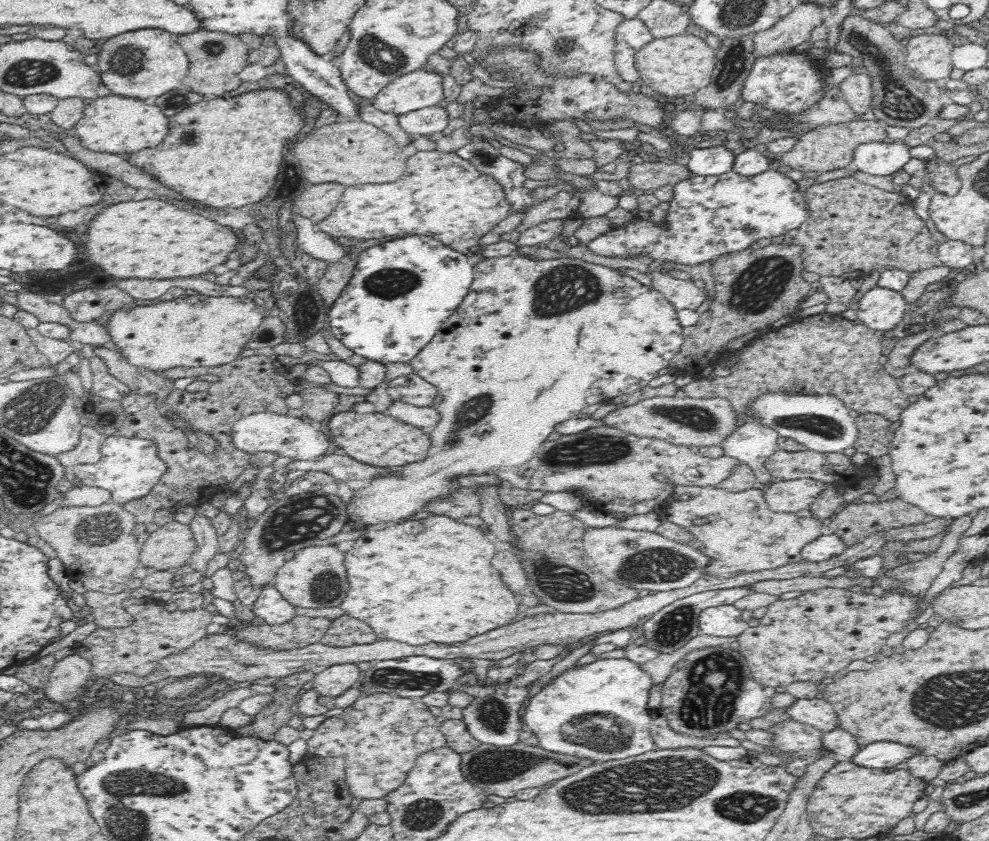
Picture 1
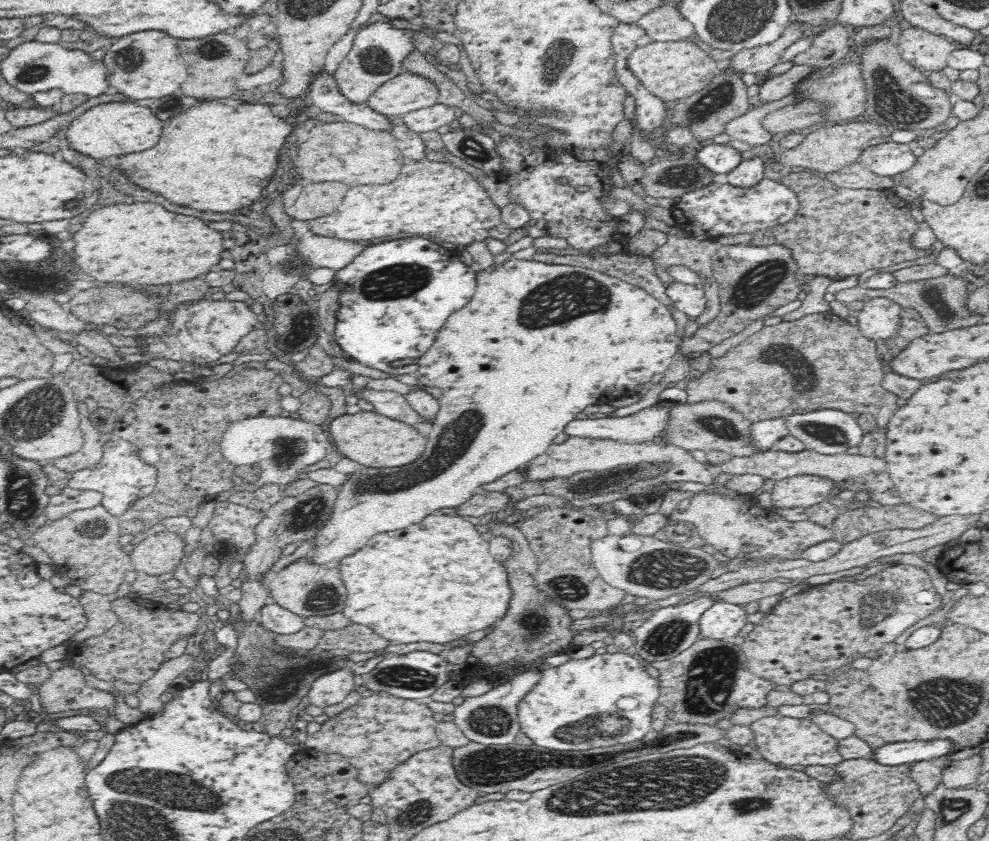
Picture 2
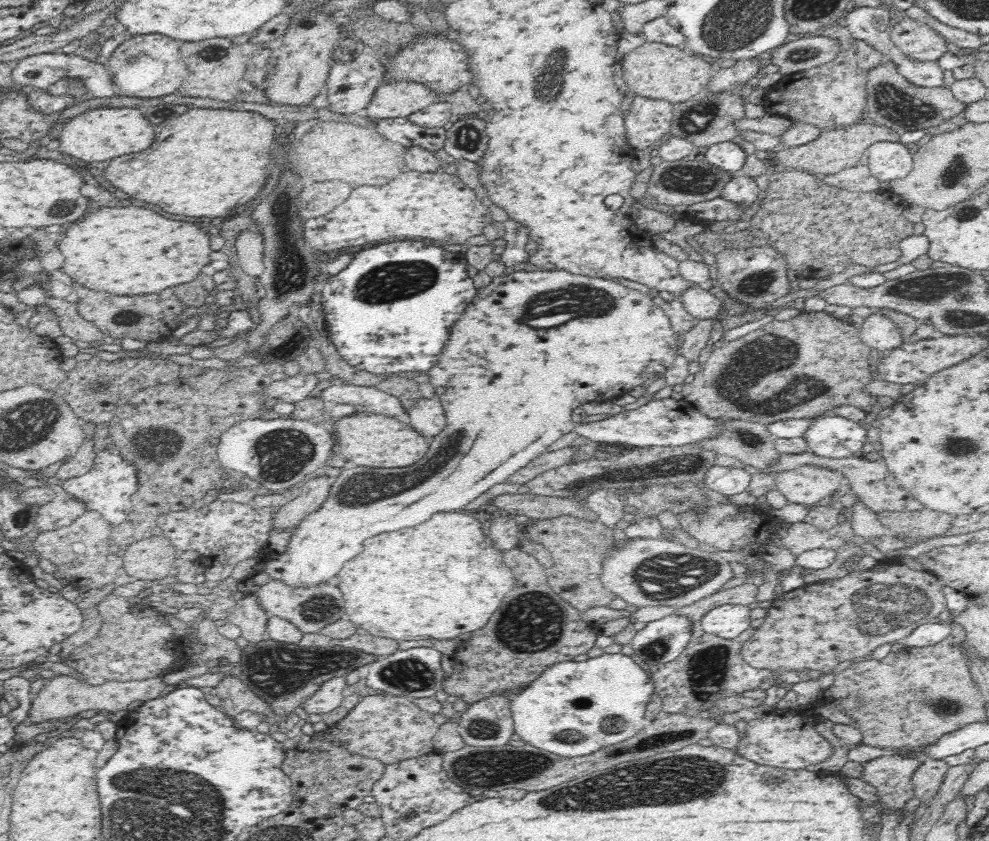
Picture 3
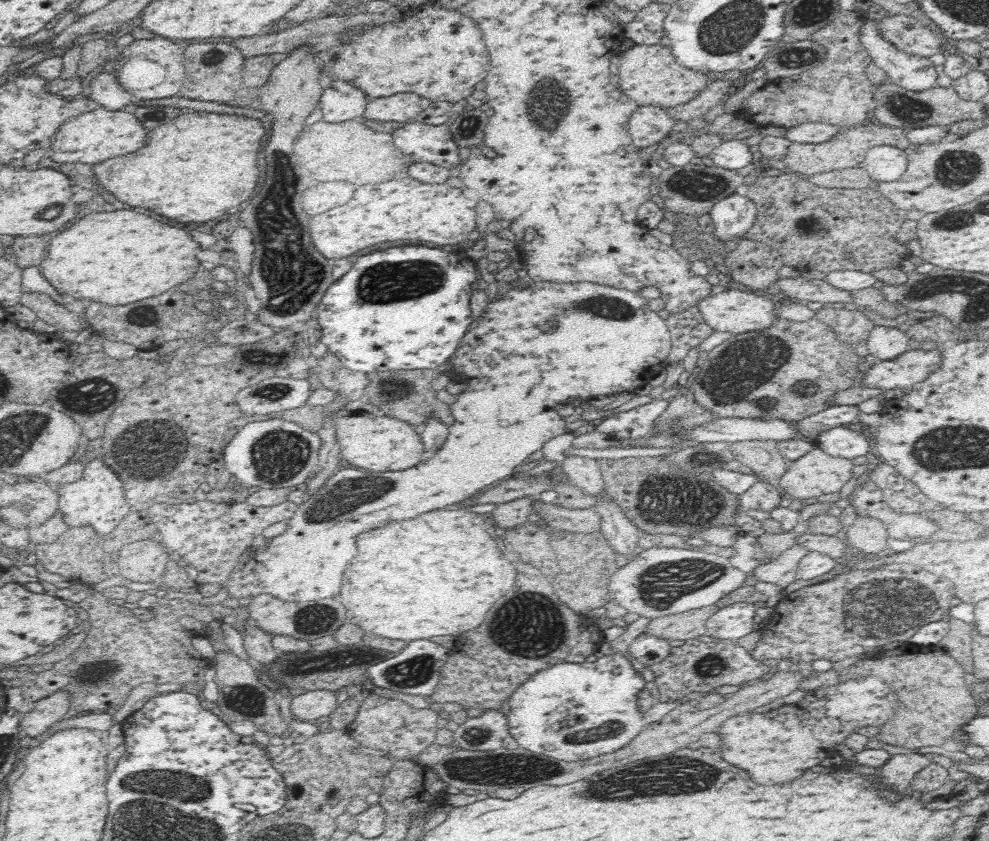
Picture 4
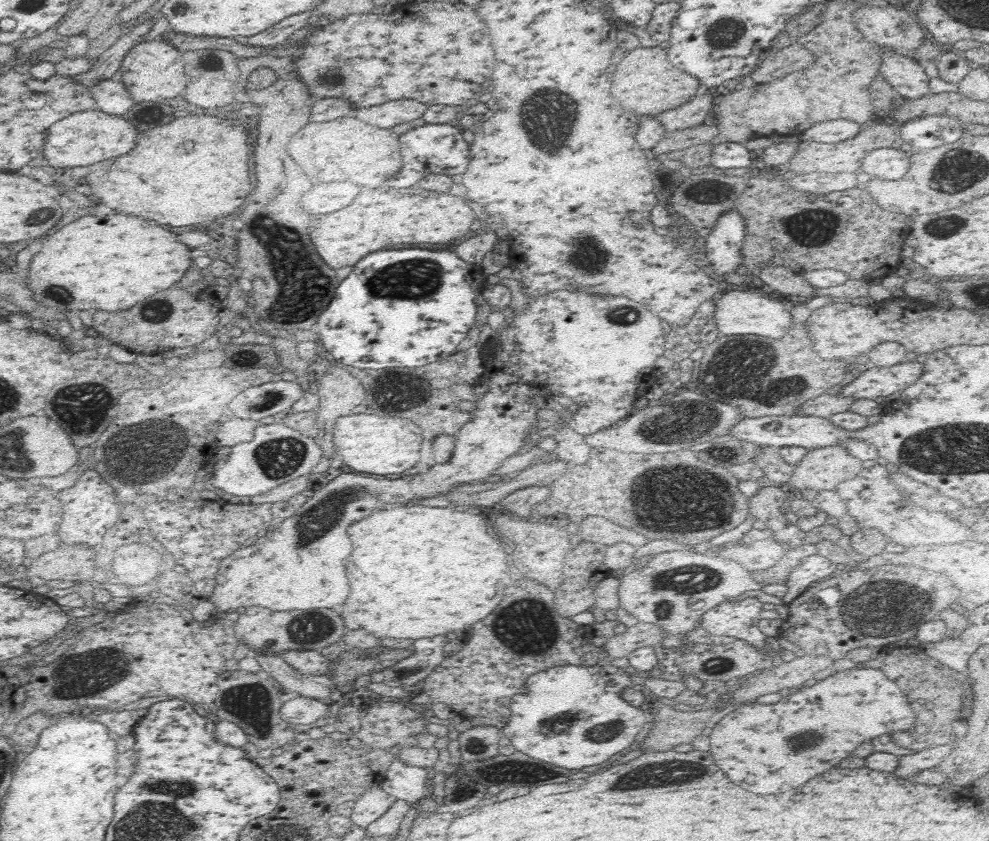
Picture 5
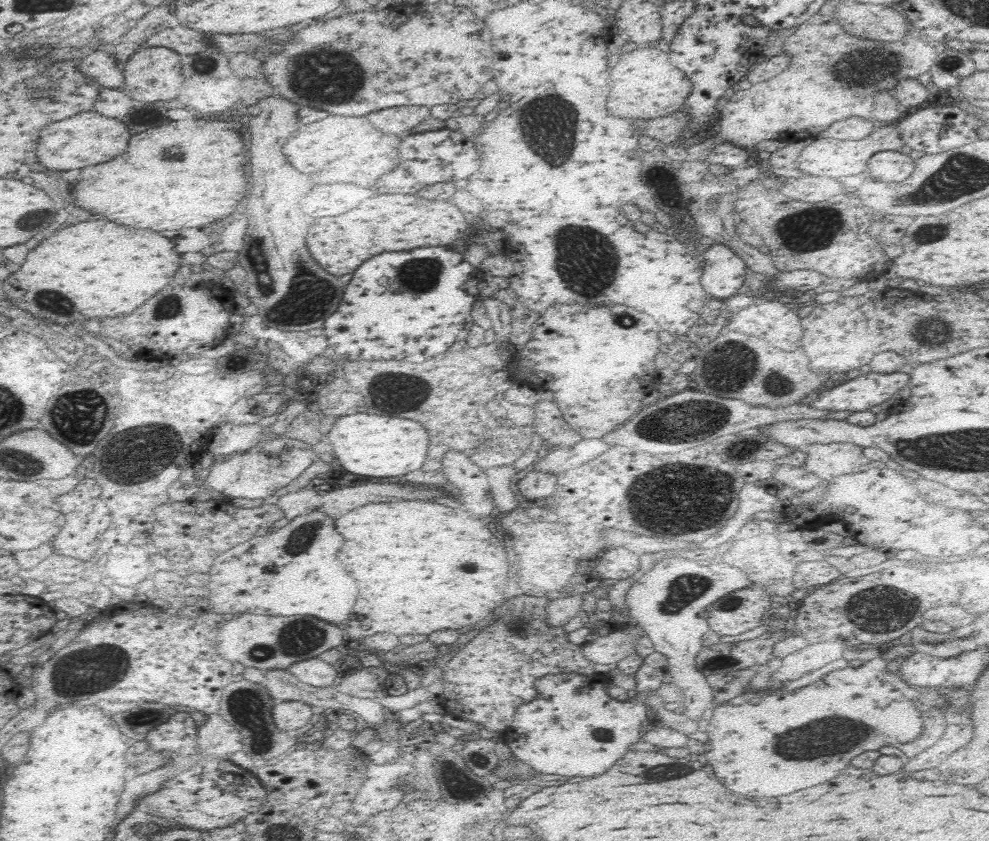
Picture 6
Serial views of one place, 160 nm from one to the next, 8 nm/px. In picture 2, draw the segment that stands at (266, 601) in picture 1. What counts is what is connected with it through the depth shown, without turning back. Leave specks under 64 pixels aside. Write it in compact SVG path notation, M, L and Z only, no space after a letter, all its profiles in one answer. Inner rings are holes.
M269 601L268 606L260 609L258 622L268 632L278 634L296 634L304 628L302 617L278 606L278 603Z

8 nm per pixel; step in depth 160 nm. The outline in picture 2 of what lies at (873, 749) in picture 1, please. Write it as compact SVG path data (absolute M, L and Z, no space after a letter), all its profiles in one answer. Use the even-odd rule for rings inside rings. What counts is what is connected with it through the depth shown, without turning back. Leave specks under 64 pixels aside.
M950 738L938 740L912 740L908 742L888 743L874 750L876 762L888 766L910 764L944 757L953 750L955 742Z

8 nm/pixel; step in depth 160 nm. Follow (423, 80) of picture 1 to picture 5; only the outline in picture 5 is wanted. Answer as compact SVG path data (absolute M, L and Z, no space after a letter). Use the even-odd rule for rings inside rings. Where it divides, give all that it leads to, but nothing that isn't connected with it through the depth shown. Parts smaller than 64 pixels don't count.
M415 100L388 101L381 105L357 111L360 120L380 128L392 128L421 118L429 106Z

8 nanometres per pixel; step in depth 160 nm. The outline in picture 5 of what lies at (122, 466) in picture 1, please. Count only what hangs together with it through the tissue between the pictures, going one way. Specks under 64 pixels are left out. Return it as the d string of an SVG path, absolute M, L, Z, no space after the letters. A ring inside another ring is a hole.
M84 472L72 488L58 492L60 502L64 504L64 516L59 523L59 539L66 545L86 544L89 547L100 545L105 532L120 519L121 508L116 500L114 488L106 484L98 472Z

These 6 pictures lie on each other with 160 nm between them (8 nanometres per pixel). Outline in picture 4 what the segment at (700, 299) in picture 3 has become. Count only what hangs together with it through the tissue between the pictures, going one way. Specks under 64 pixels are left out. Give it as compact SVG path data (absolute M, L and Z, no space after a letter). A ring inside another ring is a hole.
M729 289L726 292L709 294L697 304L697 307L700 308L704 320L714 331L729 332L732 335L770 328L779 318L771 295L752 290Z

